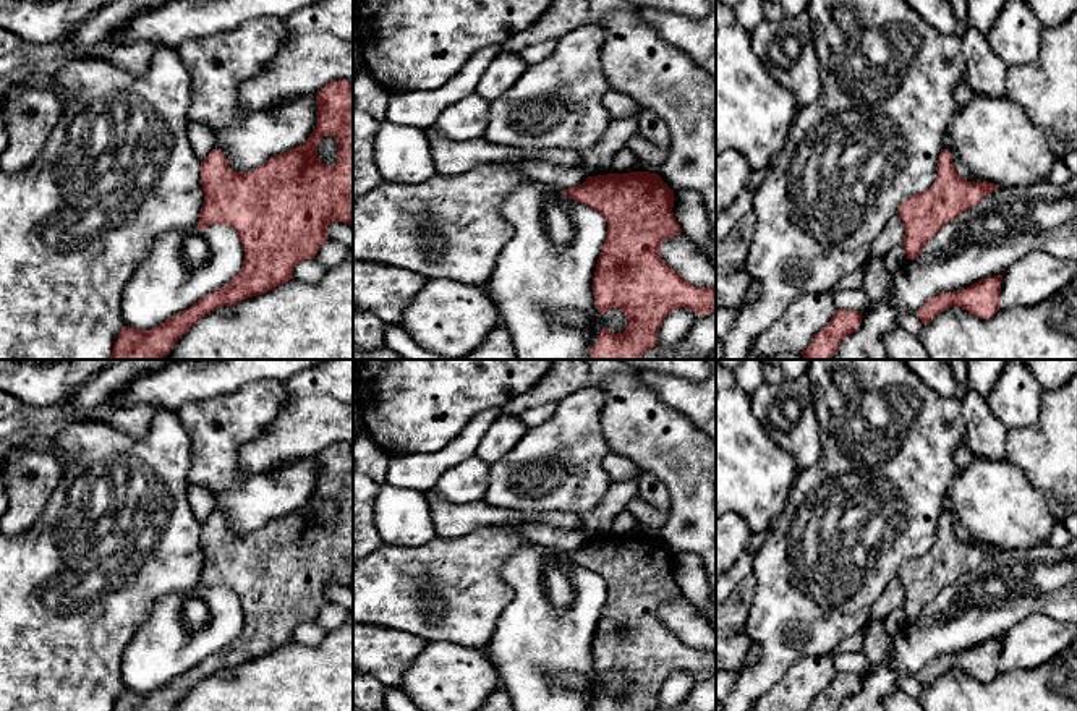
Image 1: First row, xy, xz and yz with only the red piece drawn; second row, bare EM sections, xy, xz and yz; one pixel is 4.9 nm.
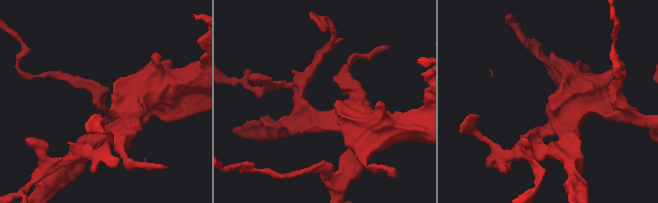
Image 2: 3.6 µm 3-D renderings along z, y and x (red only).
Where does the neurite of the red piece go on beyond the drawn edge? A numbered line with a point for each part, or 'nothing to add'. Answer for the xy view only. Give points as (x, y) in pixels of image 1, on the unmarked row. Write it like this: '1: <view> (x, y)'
nothing to add

